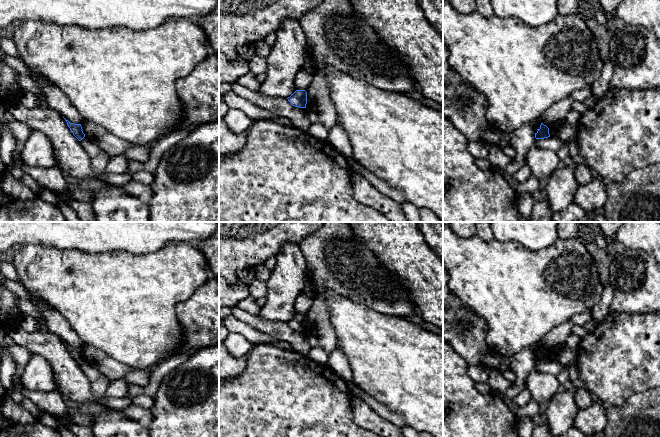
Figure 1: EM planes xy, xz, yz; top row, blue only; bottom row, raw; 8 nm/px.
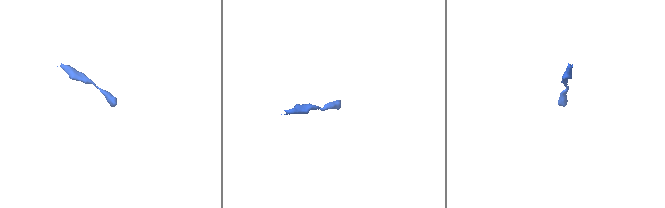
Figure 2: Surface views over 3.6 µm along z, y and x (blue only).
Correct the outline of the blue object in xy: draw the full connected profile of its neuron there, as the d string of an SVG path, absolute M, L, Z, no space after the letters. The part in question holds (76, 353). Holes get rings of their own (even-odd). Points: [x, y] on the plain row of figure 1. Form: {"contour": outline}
{"contour": "M66 344L68 351L70 352L71 356L73 357L73 359L79 364L81 365L84 361L85 358L83 357L83 353L81 348L74 348L69 346L68 344Z"}

